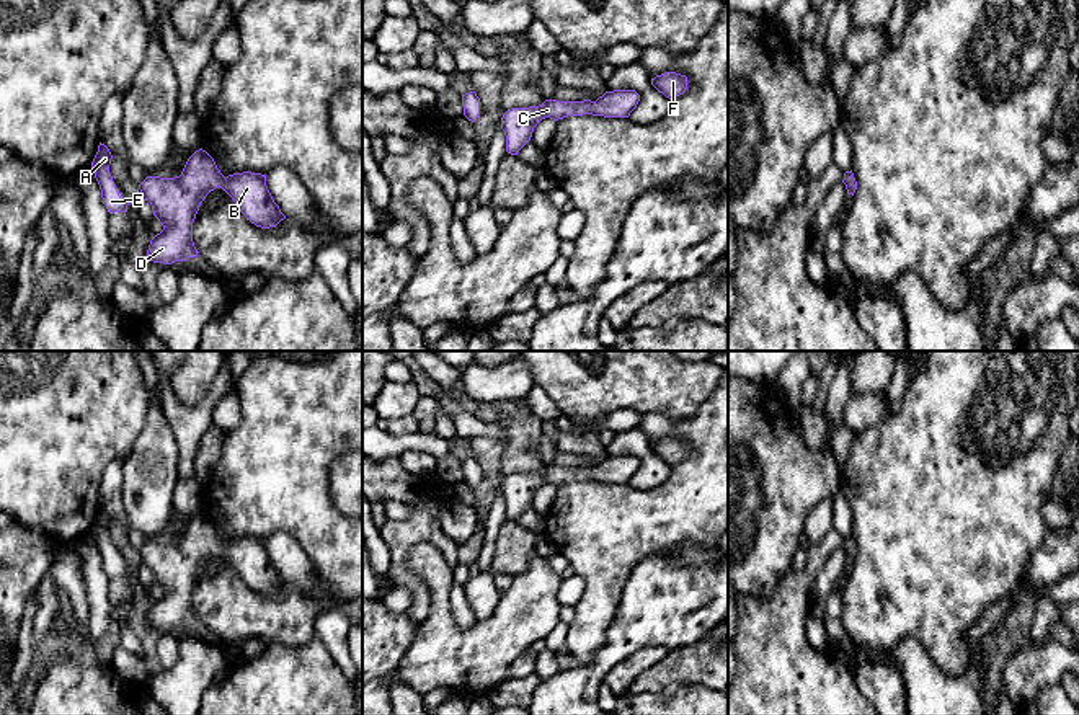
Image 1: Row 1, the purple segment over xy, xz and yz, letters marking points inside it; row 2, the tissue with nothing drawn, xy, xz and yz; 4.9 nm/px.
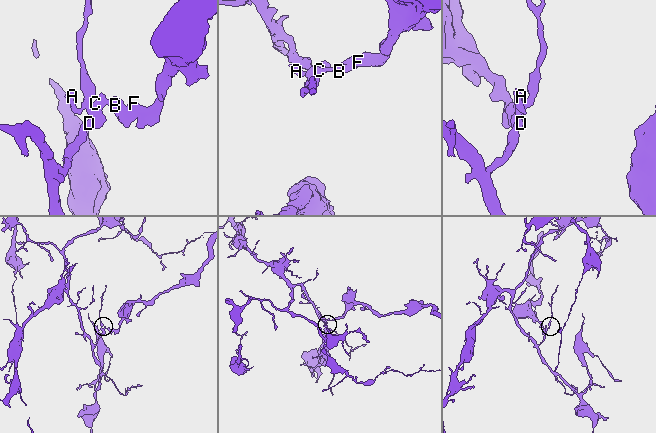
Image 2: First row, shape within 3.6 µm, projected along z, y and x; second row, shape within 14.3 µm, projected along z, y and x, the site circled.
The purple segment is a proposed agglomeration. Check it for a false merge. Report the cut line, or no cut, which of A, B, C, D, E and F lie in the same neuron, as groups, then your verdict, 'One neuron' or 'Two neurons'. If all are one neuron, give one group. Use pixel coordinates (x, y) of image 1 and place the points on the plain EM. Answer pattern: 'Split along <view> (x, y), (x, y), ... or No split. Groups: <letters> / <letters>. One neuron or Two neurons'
No split. Groups: A B C D E F. One neuron

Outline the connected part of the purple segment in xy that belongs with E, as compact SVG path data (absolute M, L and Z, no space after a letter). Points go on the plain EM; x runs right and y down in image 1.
M100 508L98 517L91 527L91 534L100 550L103 570L106 571L108 578L127 578L129 568L126 563L119 560L109 539L111 524L113 521L109 514Z

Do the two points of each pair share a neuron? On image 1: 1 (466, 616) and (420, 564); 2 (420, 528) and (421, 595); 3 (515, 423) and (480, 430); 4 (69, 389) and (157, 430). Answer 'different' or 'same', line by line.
1: different
2: same
3: different
4: different

